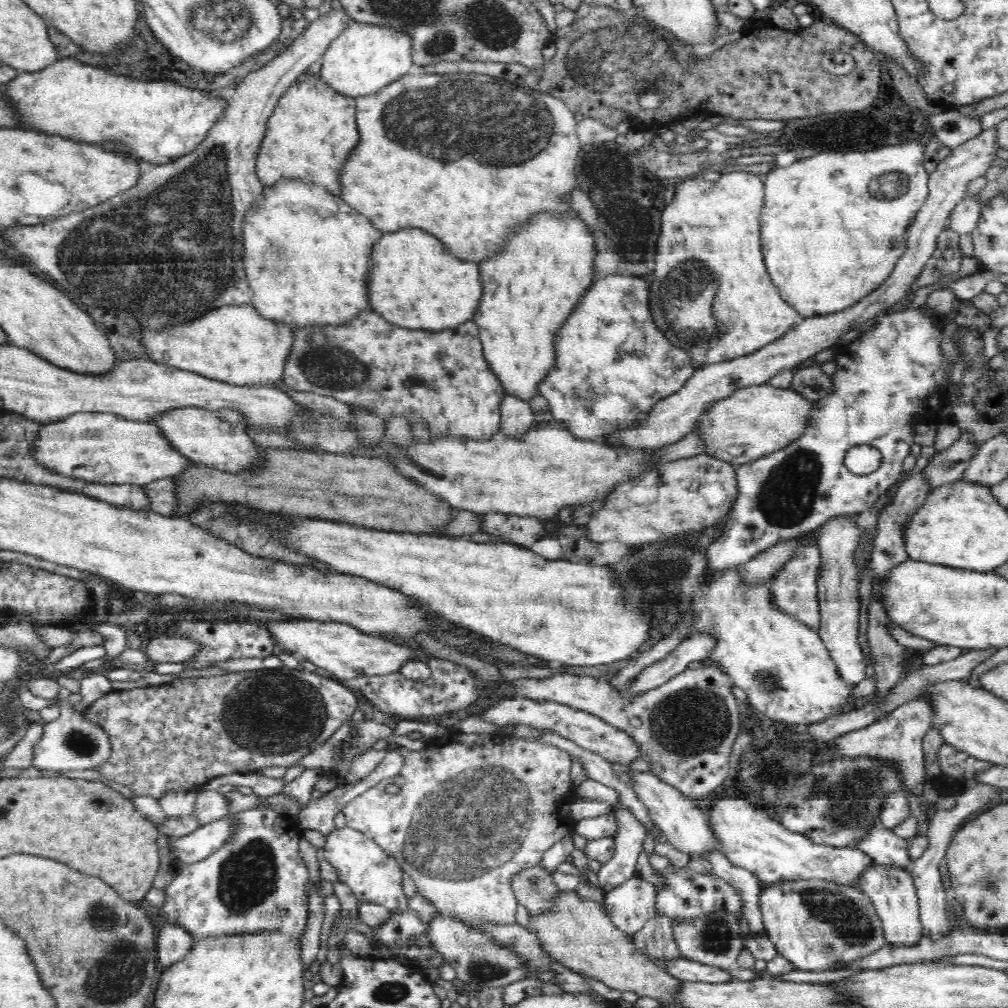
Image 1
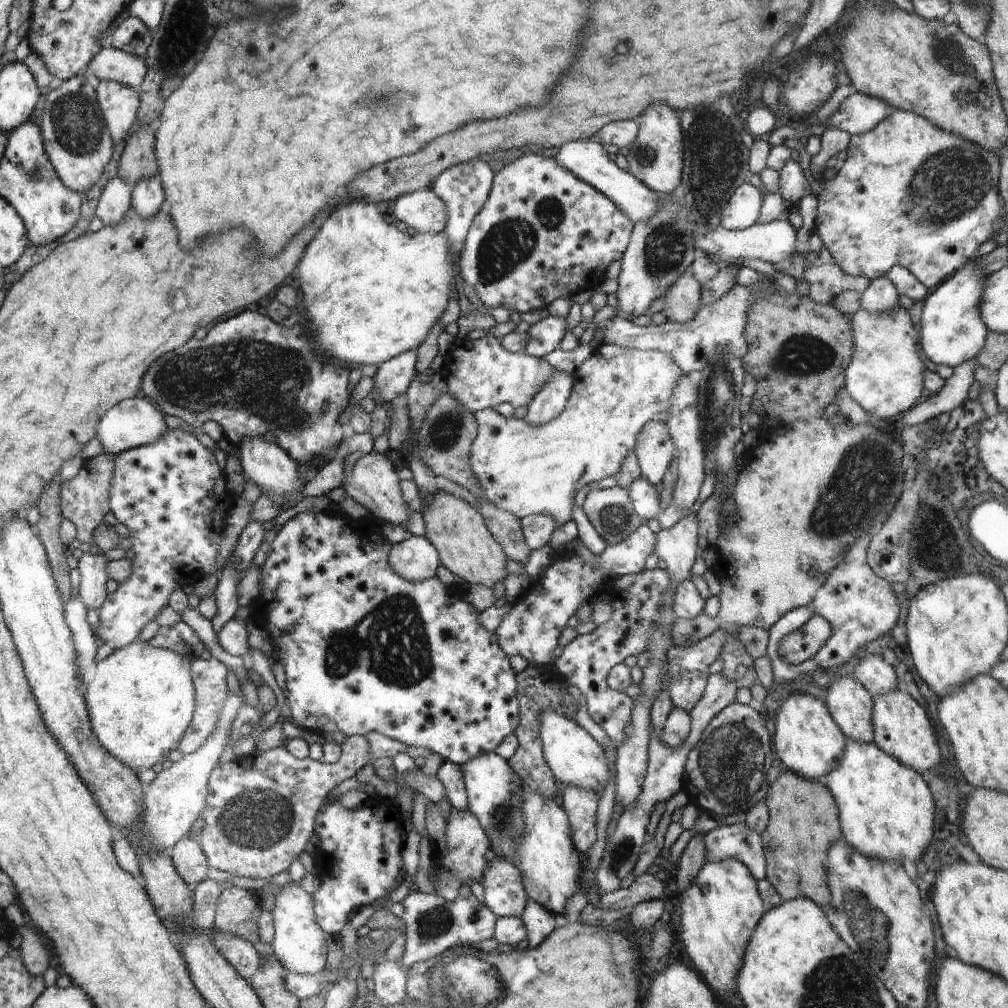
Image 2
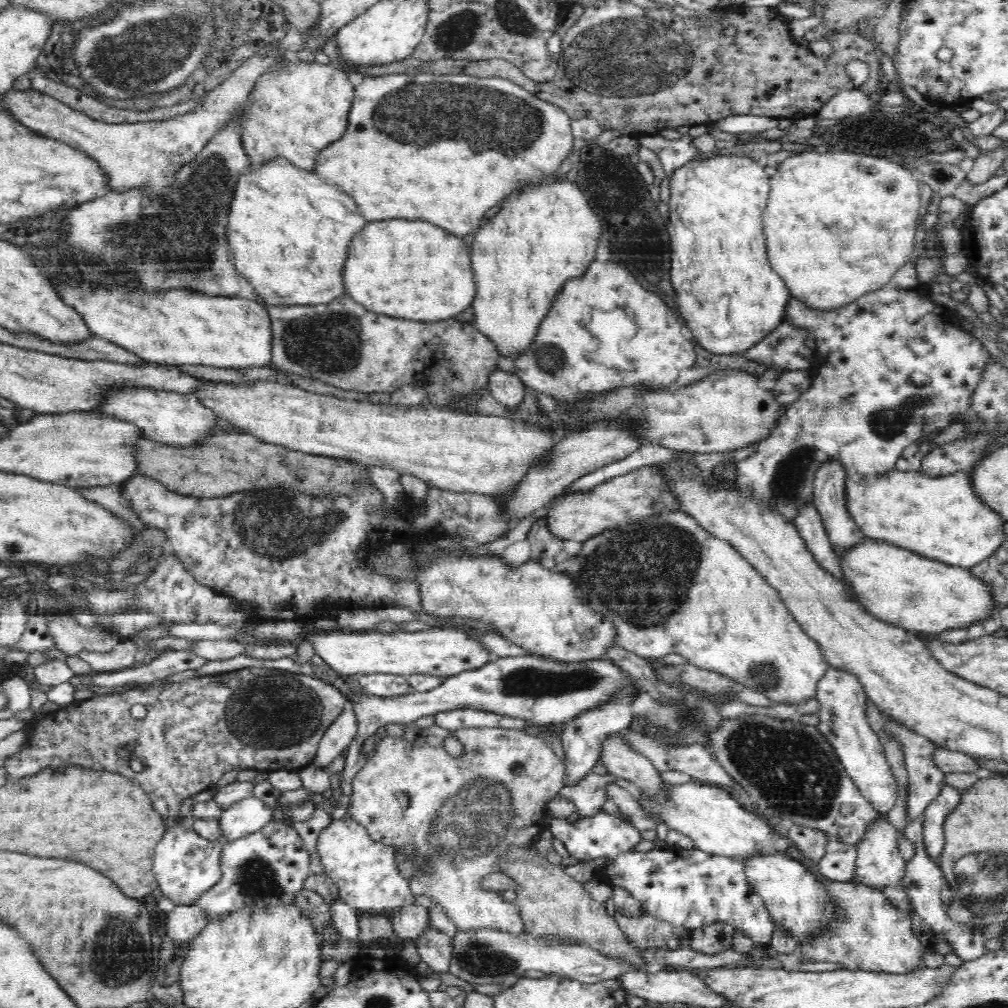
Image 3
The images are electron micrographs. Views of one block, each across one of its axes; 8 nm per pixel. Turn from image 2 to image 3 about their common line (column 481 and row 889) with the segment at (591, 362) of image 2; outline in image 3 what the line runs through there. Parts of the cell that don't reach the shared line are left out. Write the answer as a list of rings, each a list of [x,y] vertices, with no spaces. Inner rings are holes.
[[[440,721],[426,728],[418,728],[416,723],[409,722],[406,726],[406,734],[400,738],[392,738],[386,735],[373,750],[366,762],[366,765],[355,774],[353,780],[353,794],[350,800],[350,818],[356,820],[361,826],[366,828],[368,835],[376,842],[394,847],[402,853],[404,861],[411,861],[414,857],[422,857],[424,865],[416,870],[416,874],[410,880],[410,893],[414,896],[424,895],[430,897],[435,904],[442,906],[445,914],[455,924],[460,931],[478,931],[478,930],[496,930],[506,932],[508,935],[521,935],[525,932],[525,926],[519,915],[516,903],[506,902],[500,891],[488,891],[482,887],[480,882],[486,875],[499,870],[499,856],[510,845],[534,846],[541,833],[550,828],[550,822],[553,819],[546,813],[546,804],[552,799],[559,797],[559,791],[564,788],[564,778],[566,778],[565,762],[562,762],[551,746],[548,746],[545,740],[533,735],[516,736],[524,734],[520,730],[502,730],[502,727],[474,727],[458,730],[444,730]],[[452,734],[462,745],[464,745],[465,754],[462,758],[454,758],[448,754],[444,748],[444,739]]]

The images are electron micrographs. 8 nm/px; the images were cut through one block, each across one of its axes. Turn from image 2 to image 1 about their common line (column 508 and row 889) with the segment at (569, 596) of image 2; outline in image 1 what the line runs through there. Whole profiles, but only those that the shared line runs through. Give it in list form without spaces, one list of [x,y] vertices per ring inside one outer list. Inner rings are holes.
[[[640,877],[629,878],[624,884],[605,892],[601,902],[616,928],[630,938],[654,918],[655,887]]]

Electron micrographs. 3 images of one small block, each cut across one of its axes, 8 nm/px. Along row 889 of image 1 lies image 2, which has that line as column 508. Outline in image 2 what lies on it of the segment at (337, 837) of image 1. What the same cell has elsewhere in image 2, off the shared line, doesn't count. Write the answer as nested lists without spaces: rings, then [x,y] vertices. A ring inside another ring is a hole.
[[[489,335],[482,339],[456,338],[454,348],[438,362],[448,369],[446,383],[452,395],[473,414],[499,403],[511,404],[514,408],[528,406],[536,394],[550,381],[554,368],[543,358],[529,356],[524,352],[506,350],[501,339]]]

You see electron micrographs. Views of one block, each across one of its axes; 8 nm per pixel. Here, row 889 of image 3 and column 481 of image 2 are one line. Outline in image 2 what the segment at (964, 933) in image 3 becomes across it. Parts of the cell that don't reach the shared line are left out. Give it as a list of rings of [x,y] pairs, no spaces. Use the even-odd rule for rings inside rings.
[[[417,891],[409,893],[398,904],[390,904],[386,909],[404,922],[406,950],[401,962],[406,967],[412,967],[416,962],[427,962],[453,947],[478,945],[495,936],[497,917],[474,894],[470,894],[468,898],[458,895],[456,900],[448,902],[436,894],[429,895]]]

